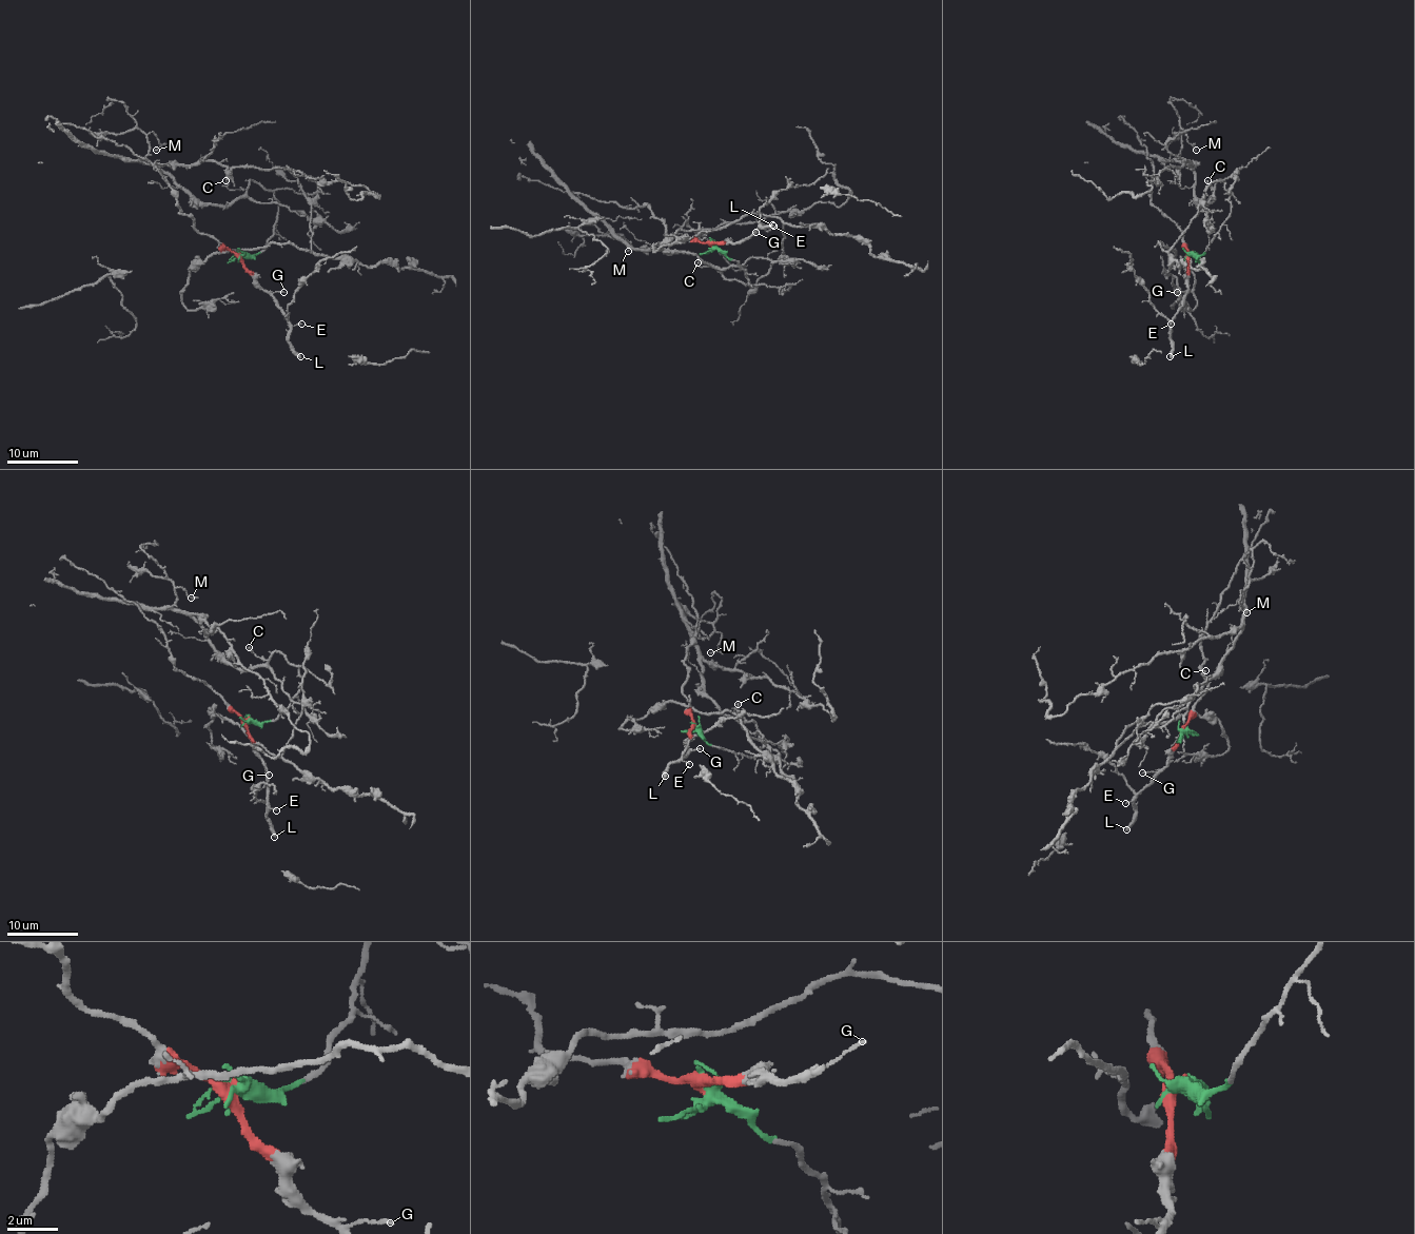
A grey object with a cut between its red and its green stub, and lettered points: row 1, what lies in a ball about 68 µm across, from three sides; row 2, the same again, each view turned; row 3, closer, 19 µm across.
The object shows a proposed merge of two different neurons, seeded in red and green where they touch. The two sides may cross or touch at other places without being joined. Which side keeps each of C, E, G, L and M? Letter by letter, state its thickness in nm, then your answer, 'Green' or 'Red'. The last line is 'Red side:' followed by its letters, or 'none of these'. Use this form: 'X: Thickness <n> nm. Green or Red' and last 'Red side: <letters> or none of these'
C: Thickness 90 nm. Green
E: Thickness 120 nm. Red
G: Thickness 140 nm. Red
L: Thickness 340 nm. Red
M: Thickness 80 nm. Green
Red side: E, G, L

